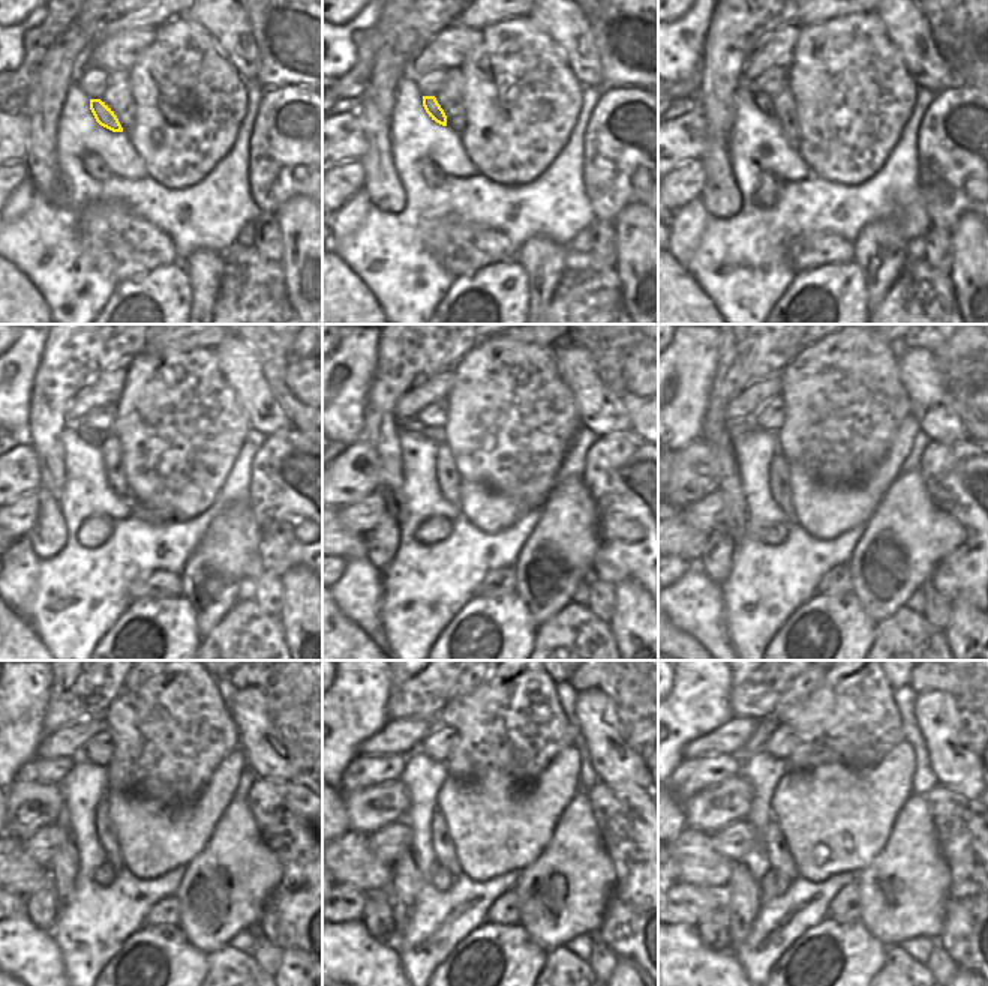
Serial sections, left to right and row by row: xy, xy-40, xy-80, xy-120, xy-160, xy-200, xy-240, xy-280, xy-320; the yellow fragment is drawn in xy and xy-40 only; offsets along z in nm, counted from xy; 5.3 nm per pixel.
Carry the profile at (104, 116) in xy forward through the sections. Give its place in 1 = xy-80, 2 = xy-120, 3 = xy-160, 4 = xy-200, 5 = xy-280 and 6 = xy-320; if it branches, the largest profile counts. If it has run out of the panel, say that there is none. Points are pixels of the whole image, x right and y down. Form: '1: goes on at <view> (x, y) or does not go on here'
1: goes on at xy-80 (763, 102)
2: goes on at xy-120 (93, 437)
3: goes on at xy-160 (437, 435)
4: goes on at xy-200 (735, 428)
5: goes on at xy-280 (362, 772)
6: goes on at xy-320 (691, 776)

